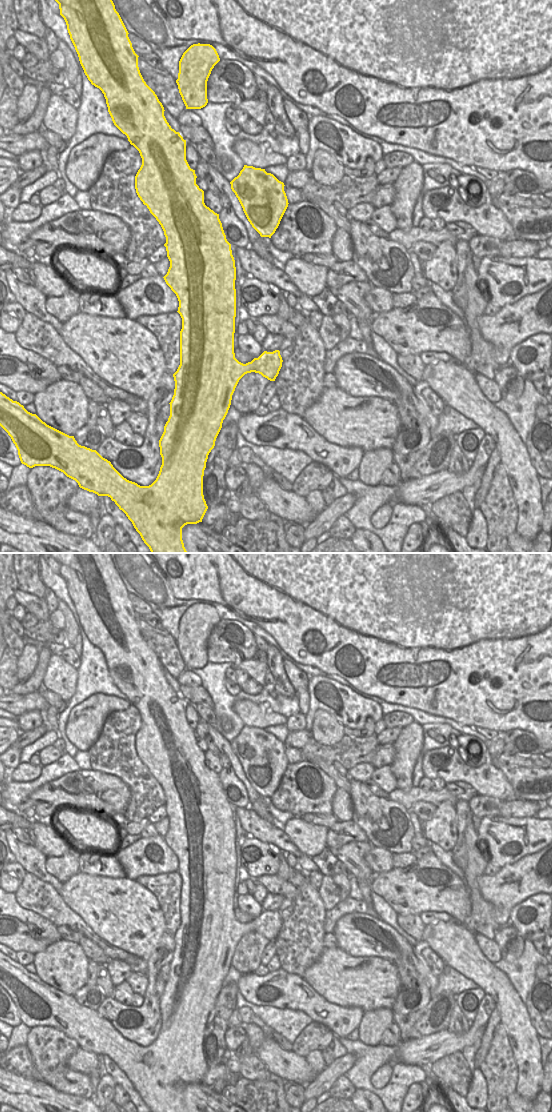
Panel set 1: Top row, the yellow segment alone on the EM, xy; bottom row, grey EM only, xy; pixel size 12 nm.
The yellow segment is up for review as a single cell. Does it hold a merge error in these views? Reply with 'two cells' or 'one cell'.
one cell

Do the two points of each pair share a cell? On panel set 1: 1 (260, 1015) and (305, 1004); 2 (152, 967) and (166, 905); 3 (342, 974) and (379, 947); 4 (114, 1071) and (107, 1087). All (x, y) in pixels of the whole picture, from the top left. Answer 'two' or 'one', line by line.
1: two
2: two
3: two
4: two

